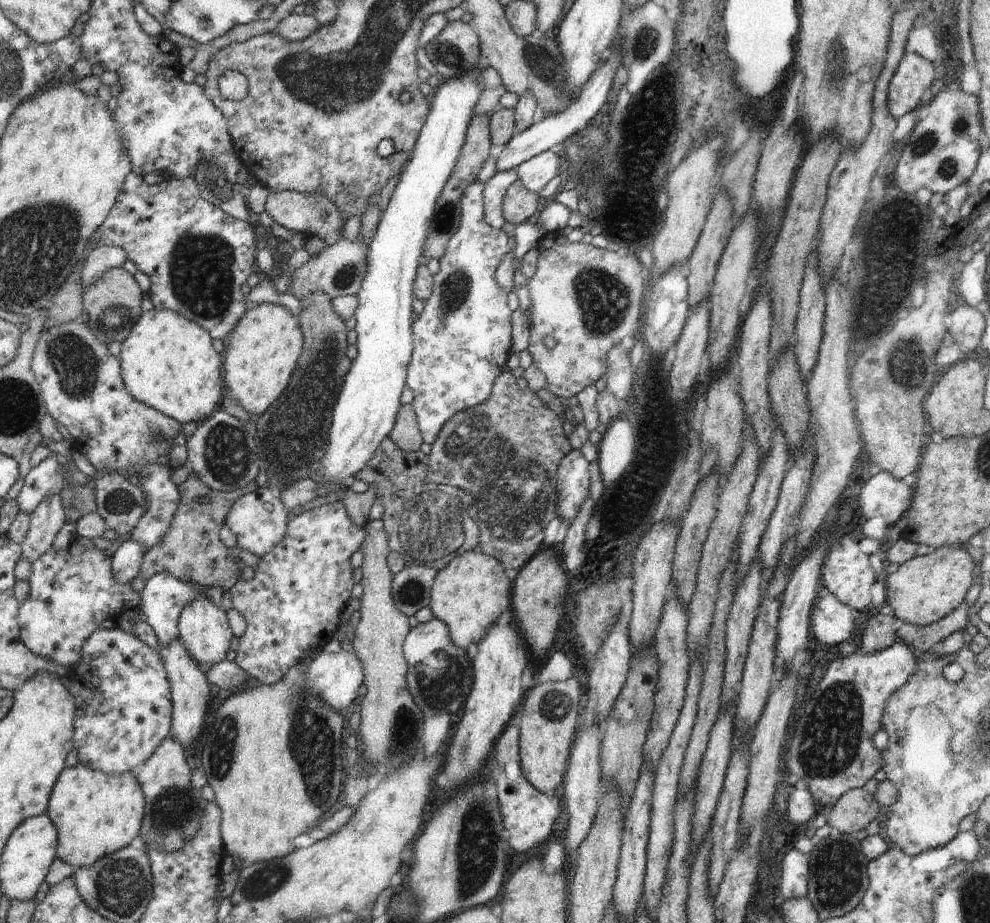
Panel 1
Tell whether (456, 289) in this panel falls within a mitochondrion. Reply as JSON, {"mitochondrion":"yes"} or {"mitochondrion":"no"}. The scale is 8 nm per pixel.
{"mitochondrion":"yes"}

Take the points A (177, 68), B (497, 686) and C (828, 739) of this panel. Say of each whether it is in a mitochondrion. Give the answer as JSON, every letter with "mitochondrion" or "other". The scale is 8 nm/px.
{"A":"other","B":"other","C":"mitochondrion"}

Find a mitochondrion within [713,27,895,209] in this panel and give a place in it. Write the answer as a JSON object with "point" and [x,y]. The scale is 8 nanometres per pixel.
{"point":[839,70]}

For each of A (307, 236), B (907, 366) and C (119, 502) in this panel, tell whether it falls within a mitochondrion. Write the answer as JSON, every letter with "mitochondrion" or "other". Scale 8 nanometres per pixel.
{"A":"other","B":"mitochondrion","C":"mitochondrion"}

